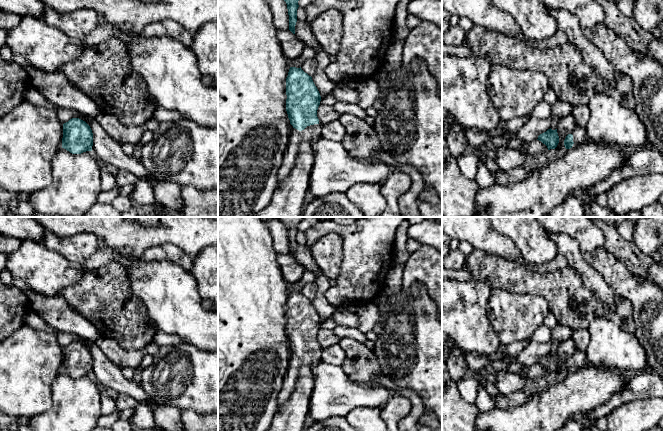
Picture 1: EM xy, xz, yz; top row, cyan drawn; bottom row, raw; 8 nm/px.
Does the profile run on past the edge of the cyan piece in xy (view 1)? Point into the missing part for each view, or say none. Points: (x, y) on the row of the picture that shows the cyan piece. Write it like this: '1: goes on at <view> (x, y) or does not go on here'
1: does not go on here

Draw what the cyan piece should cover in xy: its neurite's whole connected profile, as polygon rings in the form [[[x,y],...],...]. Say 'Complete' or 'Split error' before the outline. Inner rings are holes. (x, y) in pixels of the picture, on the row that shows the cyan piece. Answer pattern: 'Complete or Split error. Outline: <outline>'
Complete. Outline: [[[79,118],[63,124],[62,148],[72,154],[92,151],[93,133],[90,126]]]

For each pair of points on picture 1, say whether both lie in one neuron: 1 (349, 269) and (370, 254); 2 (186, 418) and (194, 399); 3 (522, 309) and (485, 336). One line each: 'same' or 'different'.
1: same
2: different
3: different

